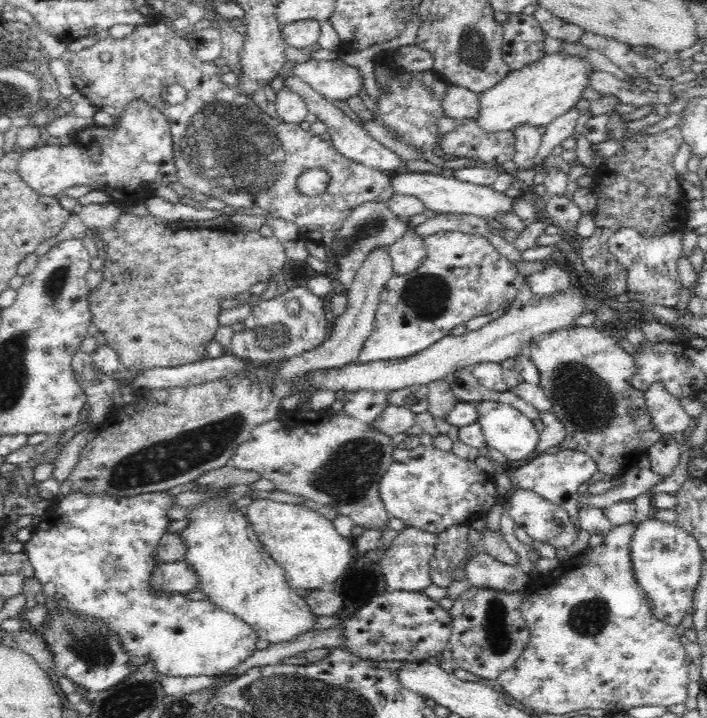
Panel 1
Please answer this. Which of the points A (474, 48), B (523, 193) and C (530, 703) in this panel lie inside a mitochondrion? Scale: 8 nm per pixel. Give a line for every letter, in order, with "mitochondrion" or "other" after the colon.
A: mitochondrion
B: other
C: other

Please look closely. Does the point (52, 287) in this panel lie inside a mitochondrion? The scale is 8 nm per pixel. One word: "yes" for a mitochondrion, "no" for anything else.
yes

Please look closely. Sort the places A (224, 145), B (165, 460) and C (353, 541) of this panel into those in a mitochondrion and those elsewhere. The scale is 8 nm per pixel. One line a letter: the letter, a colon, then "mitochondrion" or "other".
A: mitochondrion
B: mitochondrion
C: other

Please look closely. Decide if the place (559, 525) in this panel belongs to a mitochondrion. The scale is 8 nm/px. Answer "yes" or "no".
yes

